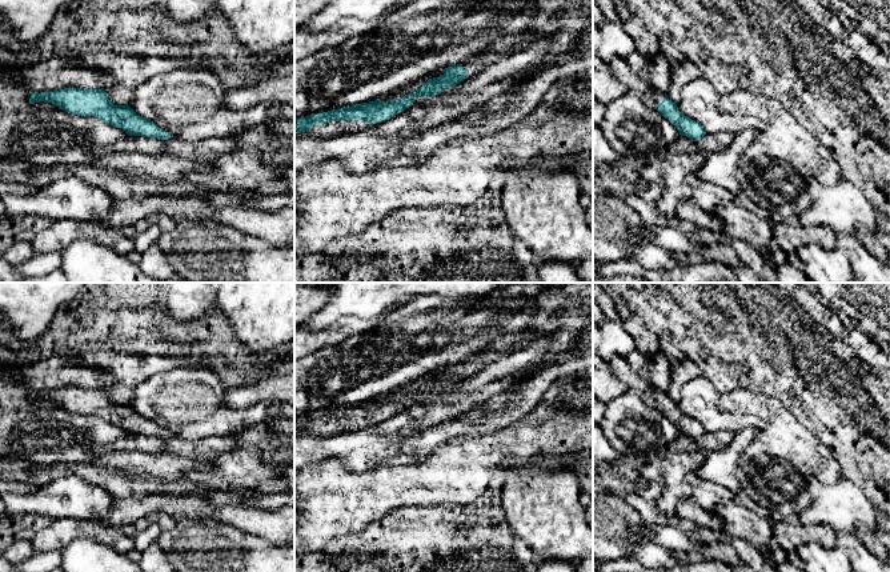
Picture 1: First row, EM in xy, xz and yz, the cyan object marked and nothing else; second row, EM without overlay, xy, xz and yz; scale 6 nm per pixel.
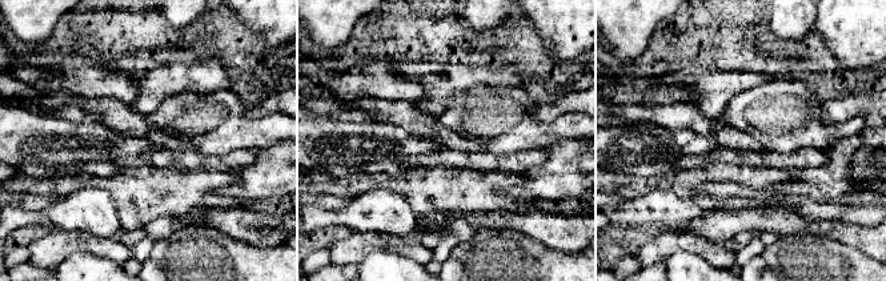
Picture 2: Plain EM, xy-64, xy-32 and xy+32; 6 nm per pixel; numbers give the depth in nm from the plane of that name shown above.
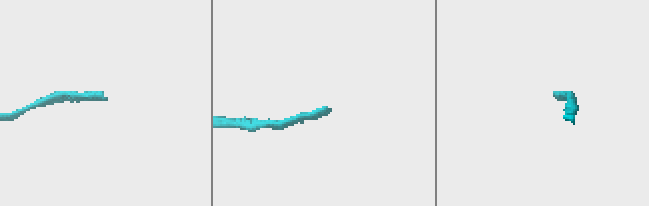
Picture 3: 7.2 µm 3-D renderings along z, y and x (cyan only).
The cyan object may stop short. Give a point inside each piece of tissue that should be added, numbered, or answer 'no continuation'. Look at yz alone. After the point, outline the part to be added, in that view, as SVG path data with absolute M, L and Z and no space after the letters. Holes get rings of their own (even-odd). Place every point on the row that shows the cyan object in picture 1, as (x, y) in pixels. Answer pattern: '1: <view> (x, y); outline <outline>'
1: yz (658, 96); outline M652 88L650 93L652 93L652 97L656 101L656 107L665 100L665 93L661 92L661 91L657 91L657 89Z

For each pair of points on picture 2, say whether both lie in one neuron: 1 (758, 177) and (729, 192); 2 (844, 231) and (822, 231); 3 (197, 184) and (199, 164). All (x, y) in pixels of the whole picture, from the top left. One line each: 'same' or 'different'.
1: different
2: same
3: different

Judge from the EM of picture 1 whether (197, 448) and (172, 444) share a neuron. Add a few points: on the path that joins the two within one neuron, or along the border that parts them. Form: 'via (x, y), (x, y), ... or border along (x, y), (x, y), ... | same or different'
via (191, 448), (179, 447) | same

